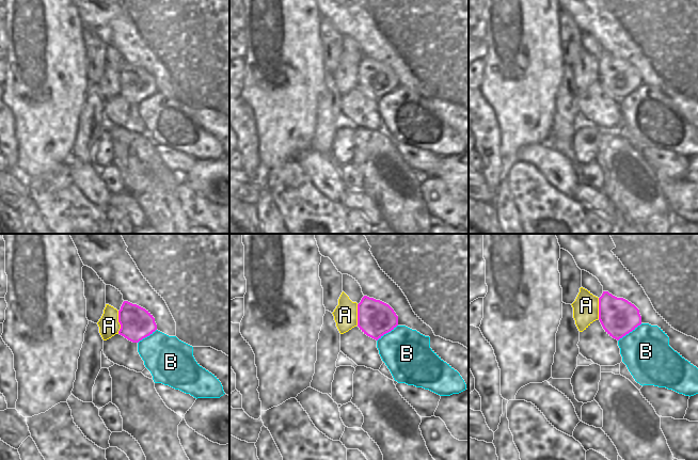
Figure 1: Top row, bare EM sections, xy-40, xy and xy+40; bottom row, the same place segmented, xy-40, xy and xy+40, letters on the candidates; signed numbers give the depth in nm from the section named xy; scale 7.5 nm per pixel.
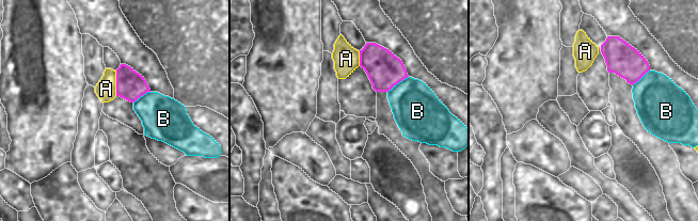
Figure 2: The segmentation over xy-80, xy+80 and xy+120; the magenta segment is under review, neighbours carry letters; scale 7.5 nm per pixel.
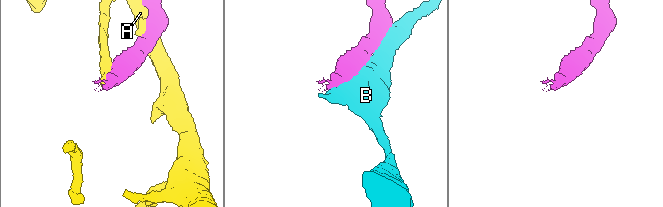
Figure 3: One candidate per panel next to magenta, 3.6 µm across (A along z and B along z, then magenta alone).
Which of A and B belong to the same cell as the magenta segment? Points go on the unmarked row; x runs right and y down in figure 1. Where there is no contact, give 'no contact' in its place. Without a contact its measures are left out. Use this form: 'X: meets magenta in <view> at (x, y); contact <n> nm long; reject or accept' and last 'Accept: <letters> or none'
A: meets magenta in xy-40 at (119, 82); contact 180 nm long; reject
B: meets magenta in xy+40 at (630, 92); contact 220 nm long; reject
Accept: none

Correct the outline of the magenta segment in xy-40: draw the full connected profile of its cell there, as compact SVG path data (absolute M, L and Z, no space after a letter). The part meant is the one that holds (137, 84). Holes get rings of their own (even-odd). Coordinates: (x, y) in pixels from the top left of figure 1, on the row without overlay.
M124 62L118 72L118 95L132 104L139 104L157 91L153 76L145 69Z

